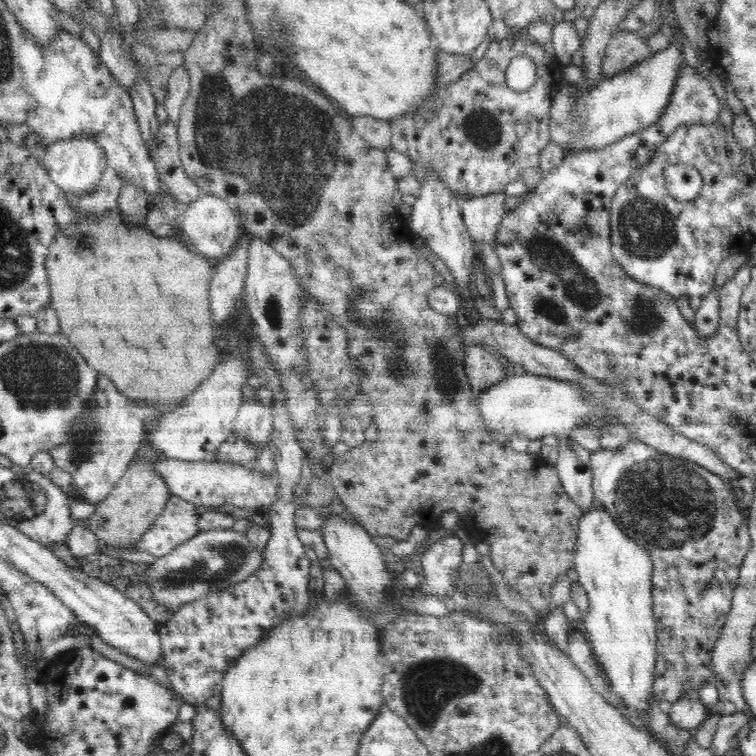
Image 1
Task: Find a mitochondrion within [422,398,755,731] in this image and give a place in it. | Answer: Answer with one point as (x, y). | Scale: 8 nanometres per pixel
(663, 502)

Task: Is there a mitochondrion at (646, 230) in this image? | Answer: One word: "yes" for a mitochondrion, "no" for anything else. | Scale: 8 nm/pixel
yes

